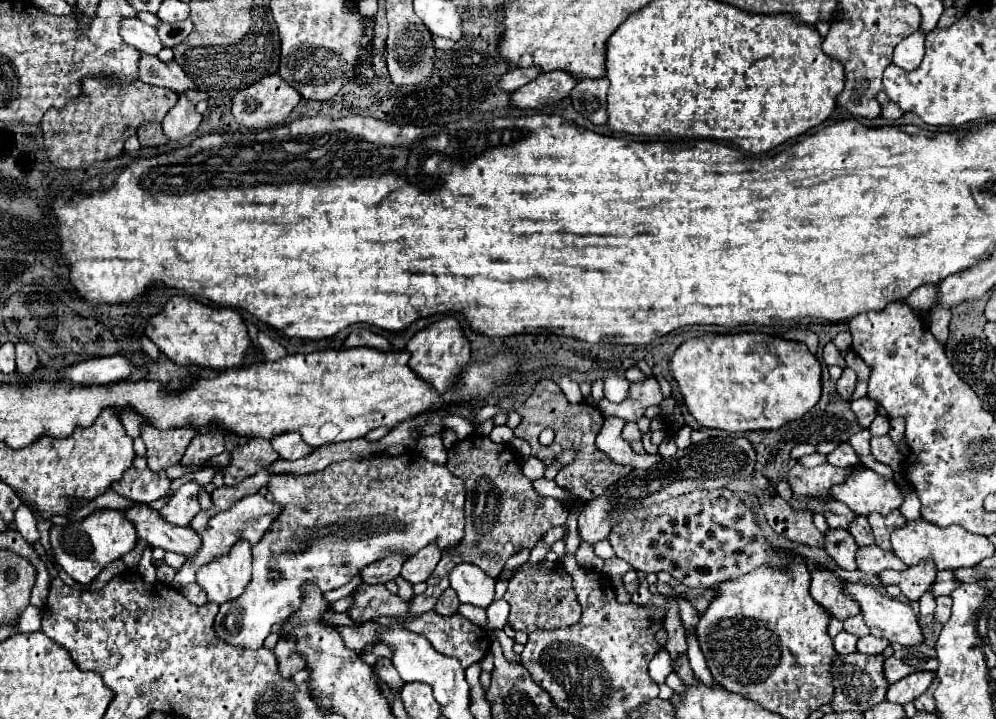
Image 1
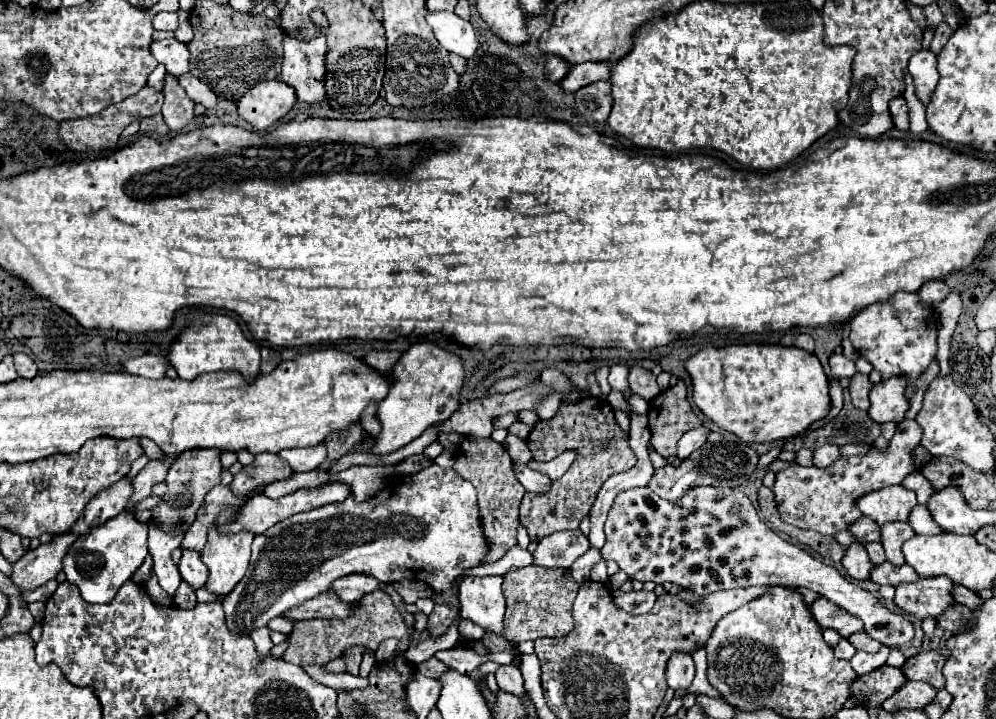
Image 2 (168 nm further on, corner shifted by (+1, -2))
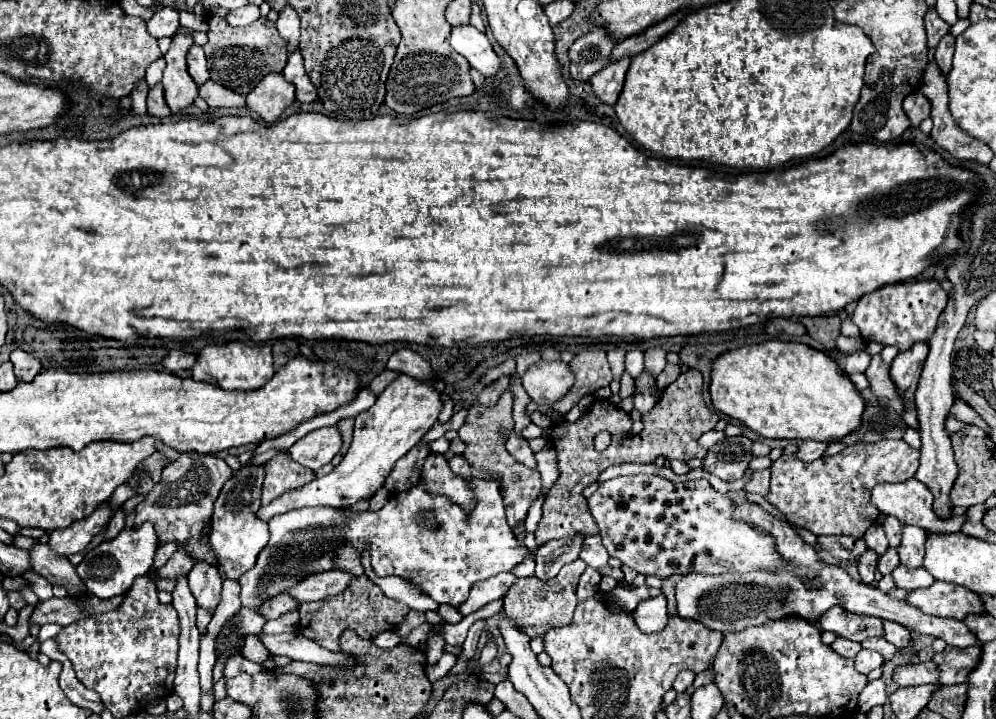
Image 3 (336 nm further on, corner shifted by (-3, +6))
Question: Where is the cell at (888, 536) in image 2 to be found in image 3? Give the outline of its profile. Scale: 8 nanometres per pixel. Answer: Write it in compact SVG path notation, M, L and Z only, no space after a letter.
M916 526L902 528L902 542L898 546L898 554L900 554L900 562L904 566L908 566L908 568L922 566L924 540L926 540L926 530L916 528Z

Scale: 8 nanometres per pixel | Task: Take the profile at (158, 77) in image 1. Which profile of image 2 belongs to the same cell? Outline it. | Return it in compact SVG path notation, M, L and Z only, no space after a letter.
M184 74L184 78L178 78L180 86L186 90L186 94L196 102L196 104L202 104L204 108L214 108L218 104L218 98L216 94L204 84L200 82L196 76L192 74Z

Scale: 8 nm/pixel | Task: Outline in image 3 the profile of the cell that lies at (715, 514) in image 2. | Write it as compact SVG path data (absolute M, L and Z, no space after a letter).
M620 476L608 482L598 484L598 490L588 498L588 508L596 518L600 528L602 544L606 546L608 554L618 558L622 564L634 568L644 576L684 576L690 572L700 574L746 574L752 570L776 570L784 566L784 558L776 554L774 538L748 526L746 522L734 520L734 500L726 494L712 488L712 484L702 480L690 480L682 484L674 484L662 476Z

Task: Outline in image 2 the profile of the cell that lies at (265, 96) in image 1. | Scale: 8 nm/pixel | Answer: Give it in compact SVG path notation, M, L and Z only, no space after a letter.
M280 80L256 84L238 102L238 114L258 132L266 132L274 122L284 118L296 104L294 90Z

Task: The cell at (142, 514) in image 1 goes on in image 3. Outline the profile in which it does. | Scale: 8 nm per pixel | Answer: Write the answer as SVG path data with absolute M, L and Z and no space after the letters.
M204 560L196 562L194 568L188 572L188 584L198 606L208 610L216 608L222 590L222 578L218 566L208 564Z

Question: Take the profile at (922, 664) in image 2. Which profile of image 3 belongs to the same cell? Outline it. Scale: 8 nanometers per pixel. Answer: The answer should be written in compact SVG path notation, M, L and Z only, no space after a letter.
M946 646L944 652L934 654L932 662L940 666L940 686L966 682L966 676L972 670L972 666L978 664L978 658L980 658L980 646L970 648Z

